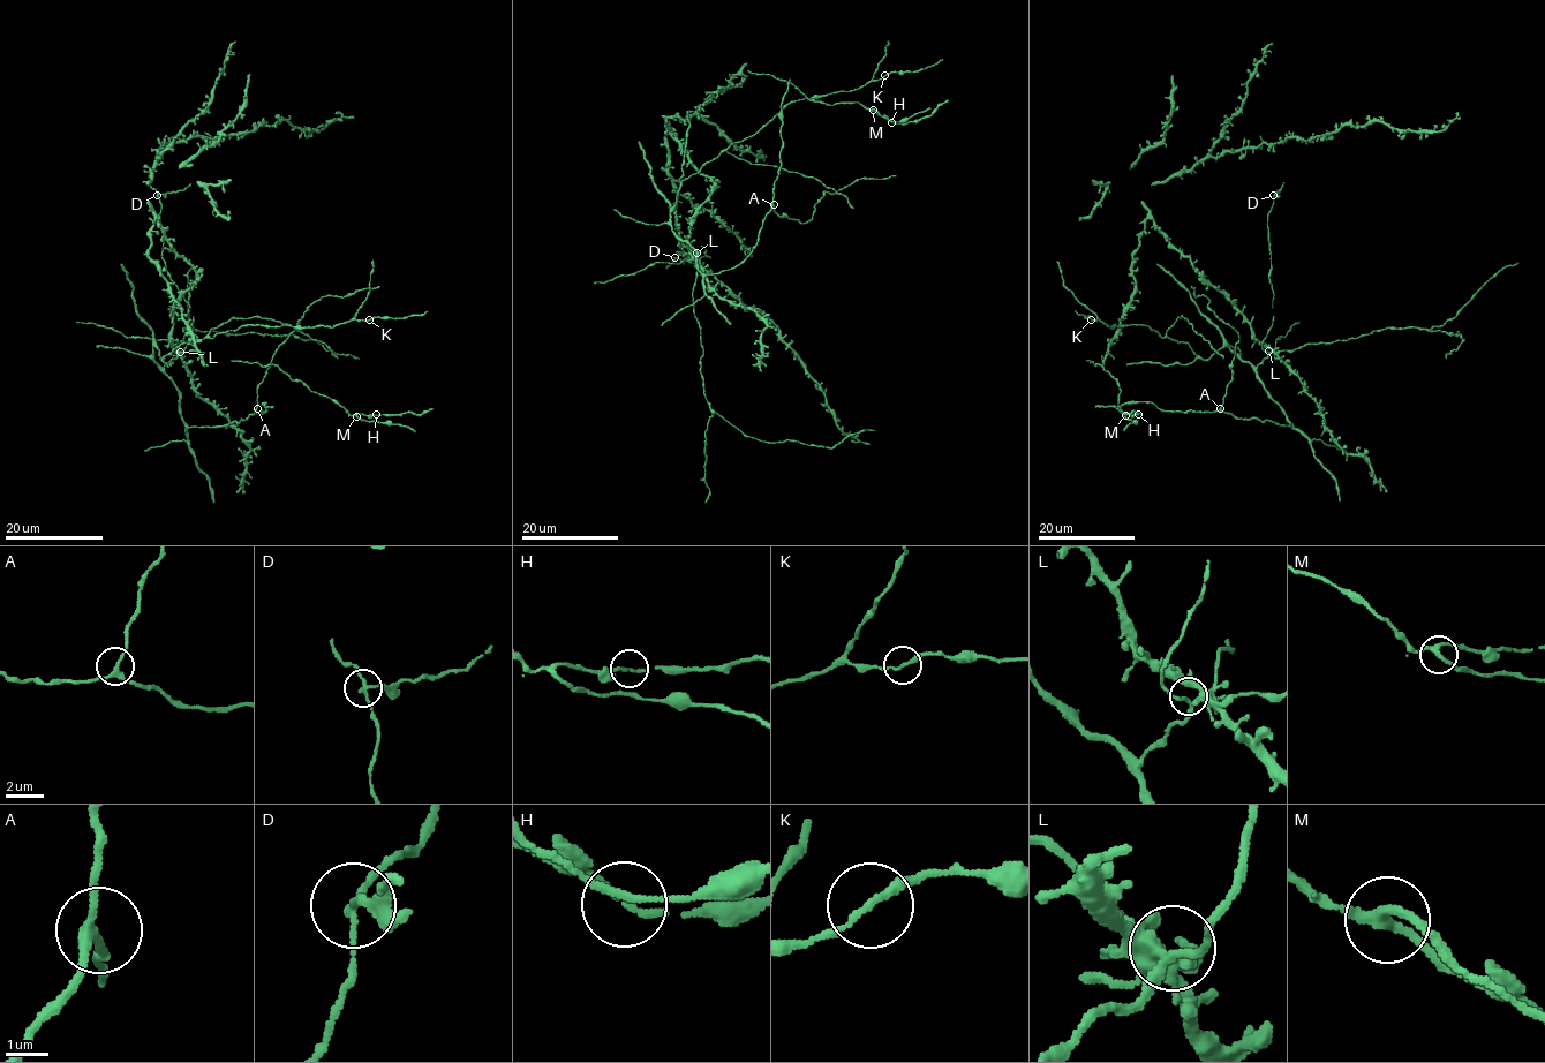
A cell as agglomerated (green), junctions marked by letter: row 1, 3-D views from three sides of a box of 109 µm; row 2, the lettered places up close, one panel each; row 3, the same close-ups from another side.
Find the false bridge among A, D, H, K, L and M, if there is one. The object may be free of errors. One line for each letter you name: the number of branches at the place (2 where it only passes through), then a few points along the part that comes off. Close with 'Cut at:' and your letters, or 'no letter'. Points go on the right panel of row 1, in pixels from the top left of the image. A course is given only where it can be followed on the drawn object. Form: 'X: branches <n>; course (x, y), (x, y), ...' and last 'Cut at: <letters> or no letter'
D: branches 3
Cut at: D

